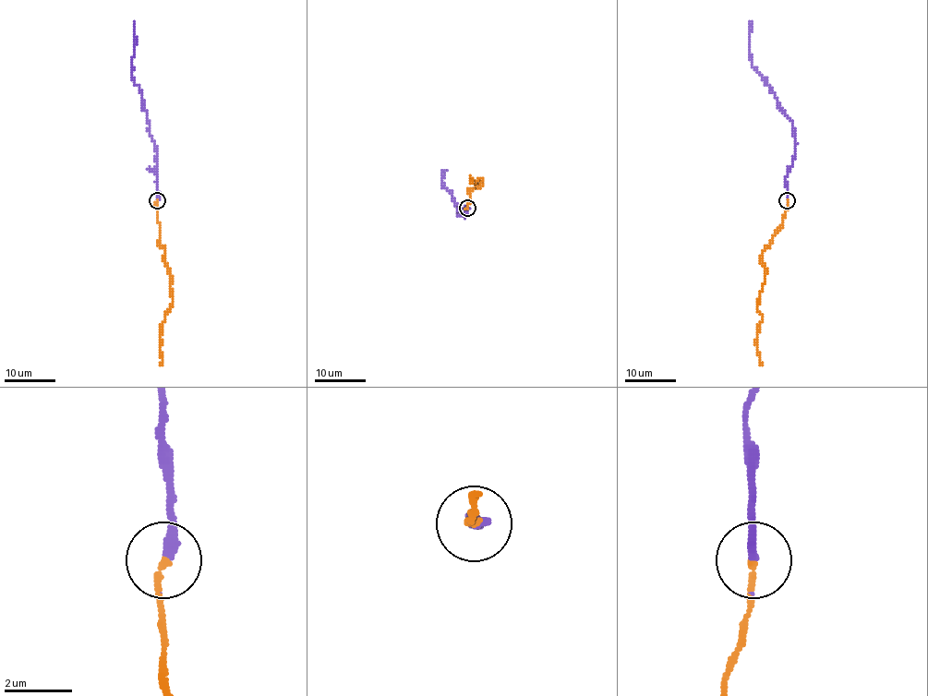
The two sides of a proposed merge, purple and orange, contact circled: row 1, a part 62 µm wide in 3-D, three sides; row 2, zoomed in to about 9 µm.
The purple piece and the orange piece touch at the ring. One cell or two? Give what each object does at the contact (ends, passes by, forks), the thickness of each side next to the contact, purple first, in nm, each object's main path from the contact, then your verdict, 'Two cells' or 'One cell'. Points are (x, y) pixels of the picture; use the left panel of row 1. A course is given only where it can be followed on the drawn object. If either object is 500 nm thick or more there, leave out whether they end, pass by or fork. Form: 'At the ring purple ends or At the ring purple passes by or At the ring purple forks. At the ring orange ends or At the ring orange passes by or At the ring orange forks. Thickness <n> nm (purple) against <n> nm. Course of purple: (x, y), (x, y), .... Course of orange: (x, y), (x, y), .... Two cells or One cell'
At the ring purple ends. At the ring orange ends. Thickness 300 nm (purple) against 200 nm. Course of purple: (156, 200), (156, 148), (150, 135), (142, 93), (134, 79), (131, 66), (136, 40), (134, 22). Course of orange: (156, 200), (158, 242), (164, 247), (164, 262), (168, 268), (173, 299), (160, 328), (159, 352), (162, 366). One cell

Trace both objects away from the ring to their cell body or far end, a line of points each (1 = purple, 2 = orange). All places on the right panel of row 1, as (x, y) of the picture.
1: (787, 200), (786, 177), (792, 164), (794, 127), (765, 79), (751, 66), (750, 22)
2: (787, 200), (783, 223), (760, 258), (765, 268), (757, 299), (761, 315), (757, 352), (761, 366)

